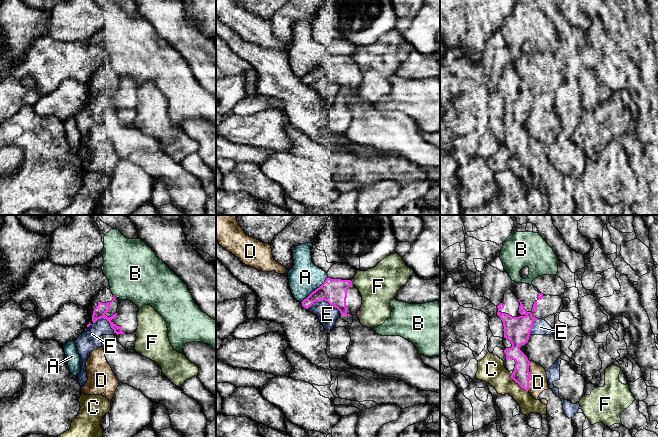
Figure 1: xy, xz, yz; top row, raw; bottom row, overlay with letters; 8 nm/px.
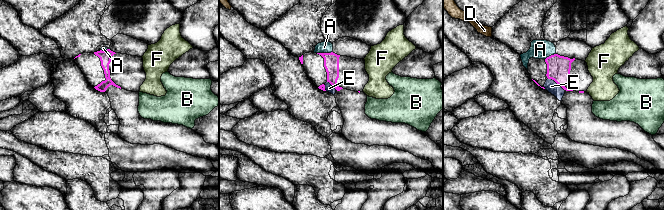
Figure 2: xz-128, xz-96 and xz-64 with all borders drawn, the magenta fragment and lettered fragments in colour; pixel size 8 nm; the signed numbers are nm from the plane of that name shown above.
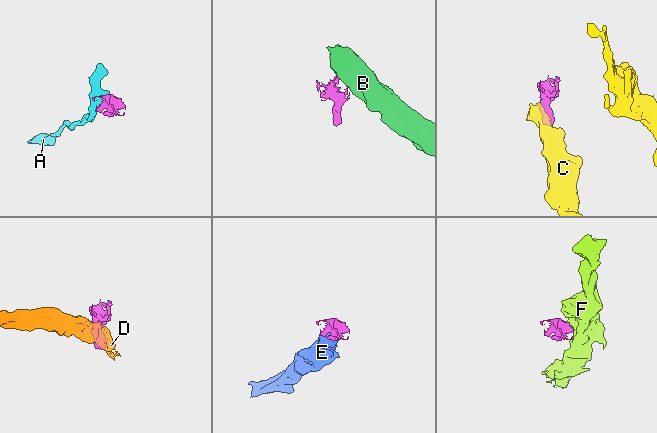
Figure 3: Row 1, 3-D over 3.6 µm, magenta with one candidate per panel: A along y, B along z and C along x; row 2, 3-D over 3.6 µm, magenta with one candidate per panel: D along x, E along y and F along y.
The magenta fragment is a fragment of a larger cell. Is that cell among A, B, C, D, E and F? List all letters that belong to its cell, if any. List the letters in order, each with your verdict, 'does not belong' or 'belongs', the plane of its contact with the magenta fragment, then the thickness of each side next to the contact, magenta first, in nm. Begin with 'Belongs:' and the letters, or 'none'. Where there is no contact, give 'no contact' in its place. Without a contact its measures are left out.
Belongs: none
A: does not belong; meets magenta in xz; 200 nm thick on the magenta side, 260 nm on the other
B: does not belong; meets magenta in xy; 100 nm thick on the magenta side, 440 nm on the other
C: does not belong; meets magenta in yz; 140 nm thick on the magenta side, 220 nm on the other
D: does not belong; meets magenta in yz; 140 nm thick on the magenta side, 150 nm on the other
E: does not belong; meets magenta in xz; 200 nm thick on the magenta side, 160 nm on the other
F: does not belong; meets magenta in xz; 200 nm thick on the magenta side, 300 nm on the other

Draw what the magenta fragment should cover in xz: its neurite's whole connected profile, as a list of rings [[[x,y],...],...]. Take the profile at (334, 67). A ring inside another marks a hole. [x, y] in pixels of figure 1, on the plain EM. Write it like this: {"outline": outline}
{"outline": [[[326,54],[325,58],[301,79],[308,85],[314,78],[325,76],[337,84],[341,92],[358,91],[362,72],[351,56]]]}

